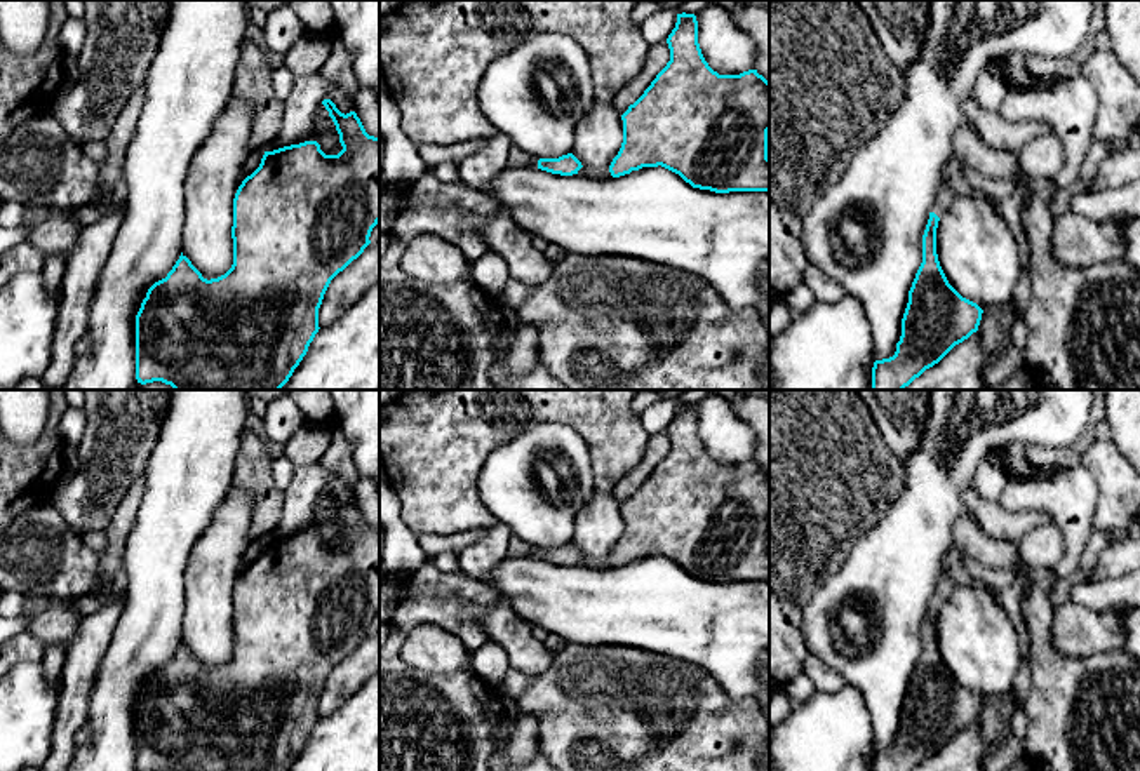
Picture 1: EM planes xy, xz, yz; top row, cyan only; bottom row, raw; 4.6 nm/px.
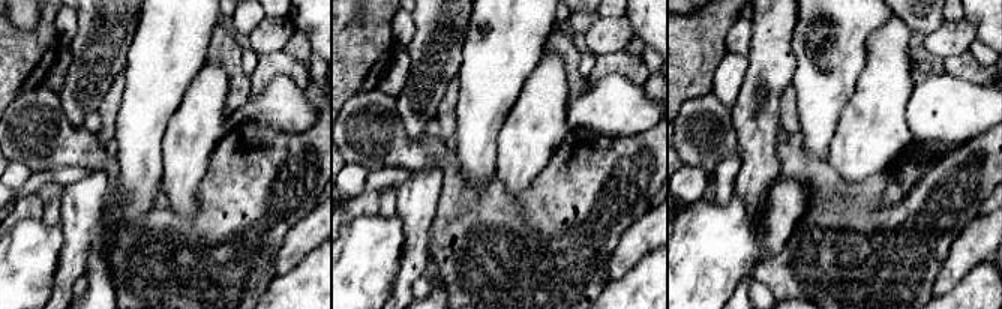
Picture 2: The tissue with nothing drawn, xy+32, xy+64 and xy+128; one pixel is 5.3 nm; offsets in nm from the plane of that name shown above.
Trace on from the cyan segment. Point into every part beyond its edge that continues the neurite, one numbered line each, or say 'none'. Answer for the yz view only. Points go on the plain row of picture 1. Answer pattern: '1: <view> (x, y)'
1: yz (945, 585)

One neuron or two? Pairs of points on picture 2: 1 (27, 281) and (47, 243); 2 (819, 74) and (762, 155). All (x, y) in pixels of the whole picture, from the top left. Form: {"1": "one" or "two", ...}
{"1": "one", "2": "two"}

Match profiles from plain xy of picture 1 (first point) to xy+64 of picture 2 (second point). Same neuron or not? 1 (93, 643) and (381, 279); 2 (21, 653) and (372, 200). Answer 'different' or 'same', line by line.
1: different
2: same

